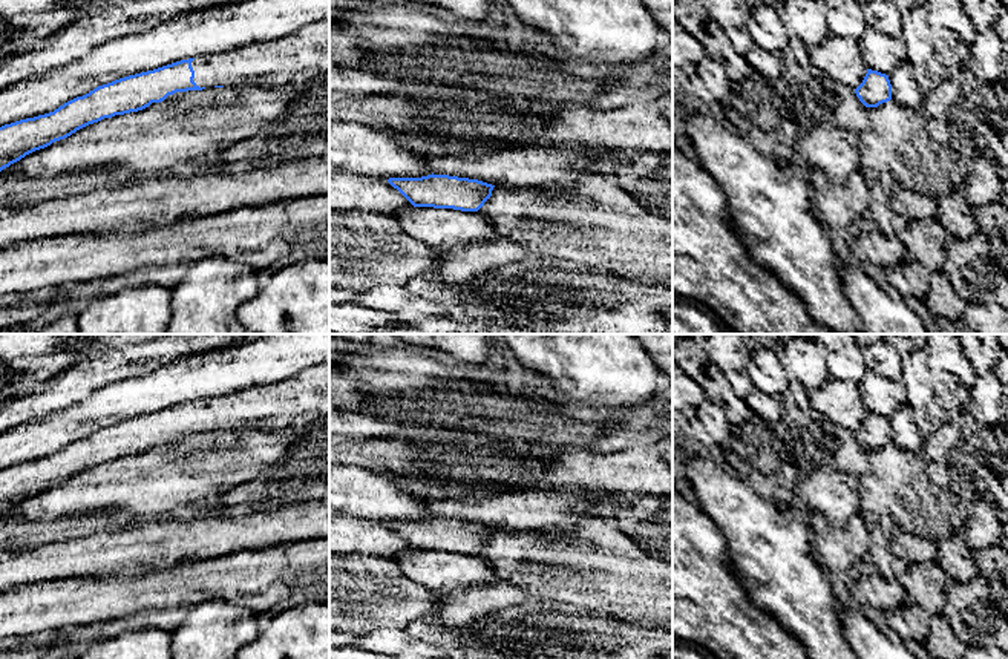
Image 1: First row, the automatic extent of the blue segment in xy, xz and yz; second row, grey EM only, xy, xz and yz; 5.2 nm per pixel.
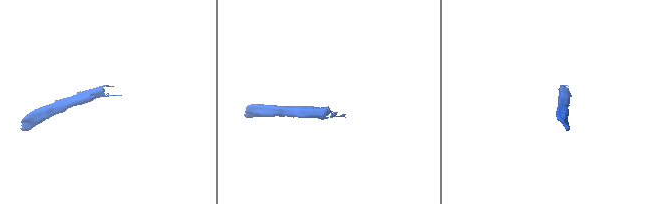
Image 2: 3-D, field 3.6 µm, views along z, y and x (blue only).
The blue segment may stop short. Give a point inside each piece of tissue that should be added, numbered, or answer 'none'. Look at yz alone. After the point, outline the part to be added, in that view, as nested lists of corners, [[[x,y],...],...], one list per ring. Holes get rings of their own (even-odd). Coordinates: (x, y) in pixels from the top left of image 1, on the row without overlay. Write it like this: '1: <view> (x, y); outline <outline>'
none

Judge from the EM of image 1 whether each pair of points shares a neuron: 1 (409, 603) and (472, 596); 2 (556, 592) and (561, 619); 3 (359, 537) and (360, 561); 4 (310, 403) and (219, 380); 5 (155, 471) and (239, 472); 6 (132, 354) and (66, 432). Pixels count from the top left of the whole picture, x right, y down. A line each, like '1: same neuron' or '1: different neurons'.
1: different neurons
2: different neurons
3: different neurons
4: different neurons
5: same neuron
6: different neurons

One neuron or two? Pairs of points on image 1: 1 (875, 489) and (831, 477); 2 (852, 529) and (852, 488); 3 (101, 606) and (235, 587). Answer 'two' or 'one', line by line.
1: two
2: two
3: one

